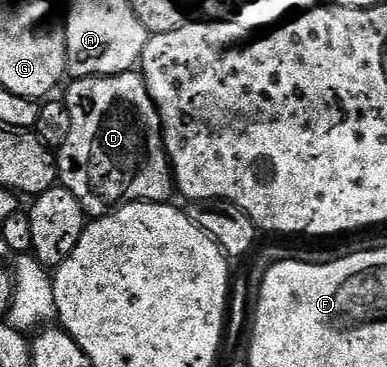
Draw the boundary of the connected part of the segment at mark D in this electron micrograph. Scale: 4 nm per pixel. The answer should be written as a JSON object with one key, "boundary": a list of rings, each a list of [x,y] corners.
{"boundary":[[[136,70],[124,71],[121,75],[100,75],[97,79],[75,79],[72,80],[69,92],[63,96],[65,112],[67,113],[67,137],[63,145],[56,152],[57,157],[57,178],[60,186],[68,189],[71,197],[79,203],[82,210],[90,220],[102,219],[110,211],[117,210],[118,207],[124,207],[126,203],[168,203],[174,198],[175,184],[173,181],[173,168],[169,166],[169,154],[165,152],[165,145],[160,134],[148,135],[145,127],[141,124],[141,119],[137,116],[137,95],[145,95],[144,82]]]}

